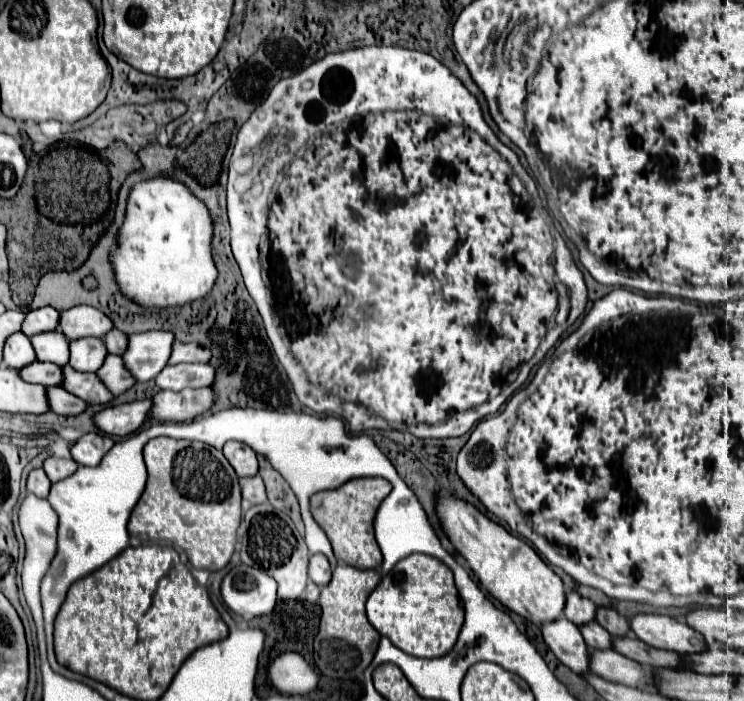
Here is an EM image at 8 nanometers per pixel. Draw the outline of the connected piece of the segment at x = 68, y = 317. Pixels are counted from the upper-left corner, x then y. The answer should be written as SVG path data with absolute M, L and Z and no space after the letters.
M76 305L74 309L60 313L60 331L68 339L104 337L114 327L112 319L90 305Z

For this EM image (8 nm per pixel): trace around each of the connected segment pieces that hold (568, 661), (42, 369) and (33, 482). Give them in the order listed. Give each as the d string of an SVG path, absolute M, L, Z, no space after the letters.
M564 615L556 621L542 625L542 635L554 655L578 675L590 673L590 649L576 625L572 625Z
M34 361L32 365L18 371L18 375L28 383L40 383L44 387L62 387L62 383L64 383L62 367L54 365L54 363Z
M34 469L28 475L28 493L34 493L36 497L48 497L50 493L50 479L42 469Z

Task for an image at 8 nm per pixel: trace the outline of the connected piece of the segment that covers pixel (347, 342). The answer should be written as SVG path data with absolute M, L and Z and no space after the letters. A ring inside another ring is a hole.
M372 45L372 47L358 47L358 49L340 51L340 53L328 53L324 59L314 61L314 63L308 65L304 71L300 71L300 73L296 73L296 75L292 75L292 77L286 77L286 79L282 79L282 81L278 81L278 83L274 85L274 89L270 91L268 99L250 115L250 119L242 125L242 129L240 129L240 133L238 133L238 141L236 141L232 157L230 157L230 175L228 175L228 217L230 217L230 227L232 227L232 235L230 235L230 237L232 237L232 253L234 253L236 263L240 265L240 271L242 271L242 275L244 275L244 283L246 283L246 287L248 287L248 291L250 291L250 295L252 295L252 299L254 299L254 303L256 303L260 315L262 315L262 319L264 319L264 327L266 327L268 337L270 337L270 341L272 341L274 353L276 353L276 357L280 359L280 363L284 365L284 369L286 369L286 373L288 373L288 379L292 381L292 387L294 387L296 397L300 399L302 405L306 405L308 409L312 409L312 411L316 411L316 413L320 413L320 415L334 415L334 417L340 417L340 419L348 421L348 427L350 427L352 433L362 433L366 431L366 429L396 429L396 431L412 433L414 437L420 439L444 439L460 437L464 435L464 433L468 433L478 421L482 421L482 417L486 417L486 415L490 415L490 413L498 413L498 409L508 401L508 397L510 397L514 391L518 391L518 389L522 387L522 383L528 380L532 367L540 364L540 361L544 359L546 353L548 353L549 350L554 347L554 343L560 339L560 335L568 329L568 319L570 319L570 325L572 325L572 323L584 313L584 307L586 307L586 285L584 285L584 277L582 277L580 269L574 265L572 253L570 253L570 249L566 247L566 243L564 243L564 239L562 239L560 235L556 235L556 247L554 247L554 237L552 237L552 233L550 233L548 215L546 215L546 209L544 209L542 203L540 203L540 197L538 197L538 189L536 189L534 179L532 179L532 177L526 173L526 169L520 165L516 153L514 153L512 149L508 149L504 143L500 143L498 137L492 133L492 129L486 125L476 97L470 95L470 91L468 91L440 61L436 61L430 53L424 53L424 51L410 51L410 49L404 49L404 47ZM314 93L316 93L316 97L320 97L320 101L328 101L328 115L326 115L326 117L312 117L310 103L312 103L312 95L314 95ZM388 109L418 109L418 111L428 113L428 115L432 115L432 117L422 115L422 113L418 113L418 111L388 111ZM350 117L358 117L358 119L344 121L344 123L338 127L338 133L320 133L320 131L324 131L328 125L332 125L332 123L336 123L336 121L340 121L340 119L350 119ZM272 129L276 129L276 131L280 131L280 133L286 133L286 135L288 135L288 133L294 133L294 139L298 139L296 145L300 143L300 139L306 139L306 141L308 141L308 139L310 139L312 135L316 135L316 133L318 133L318 137L314 137L314 141L312 141L310 145L302 145L302 147L300 147L300 153L292 159L290 169L286 171L284 181L280 183L280 191L278 191L276 201L268 207L268 193L270 193L274 181L272 181L272 177L268 179L268 171L264 171L264 165L270 163L270 161L266 161L268 153L276 153L276 149L270 149L270 147L268 147L268 141L266 141L266 139L270 139ZM554 279L556 279L558 283L562 283L562 285L566 287L566 291L568 291L570 315L568 315L568 319L566 319L564 325L556 321L558 297L556 297L556 291L554 291ZM486 347L490 347L490 349L494 347L492 359L488 359L488 361L486 361Z

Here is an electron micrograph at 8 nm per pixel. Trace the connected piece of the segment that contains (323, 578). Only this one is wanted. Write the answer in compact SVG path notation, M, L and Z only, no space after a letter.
M320 553L314 555L314 557L310 557L310 569L308 569L308 573L310 573L310 579L316 585L320 585L320 587L328 585L330 577L332 577L332 569L330 569L328 559L324 555L320 555Z

